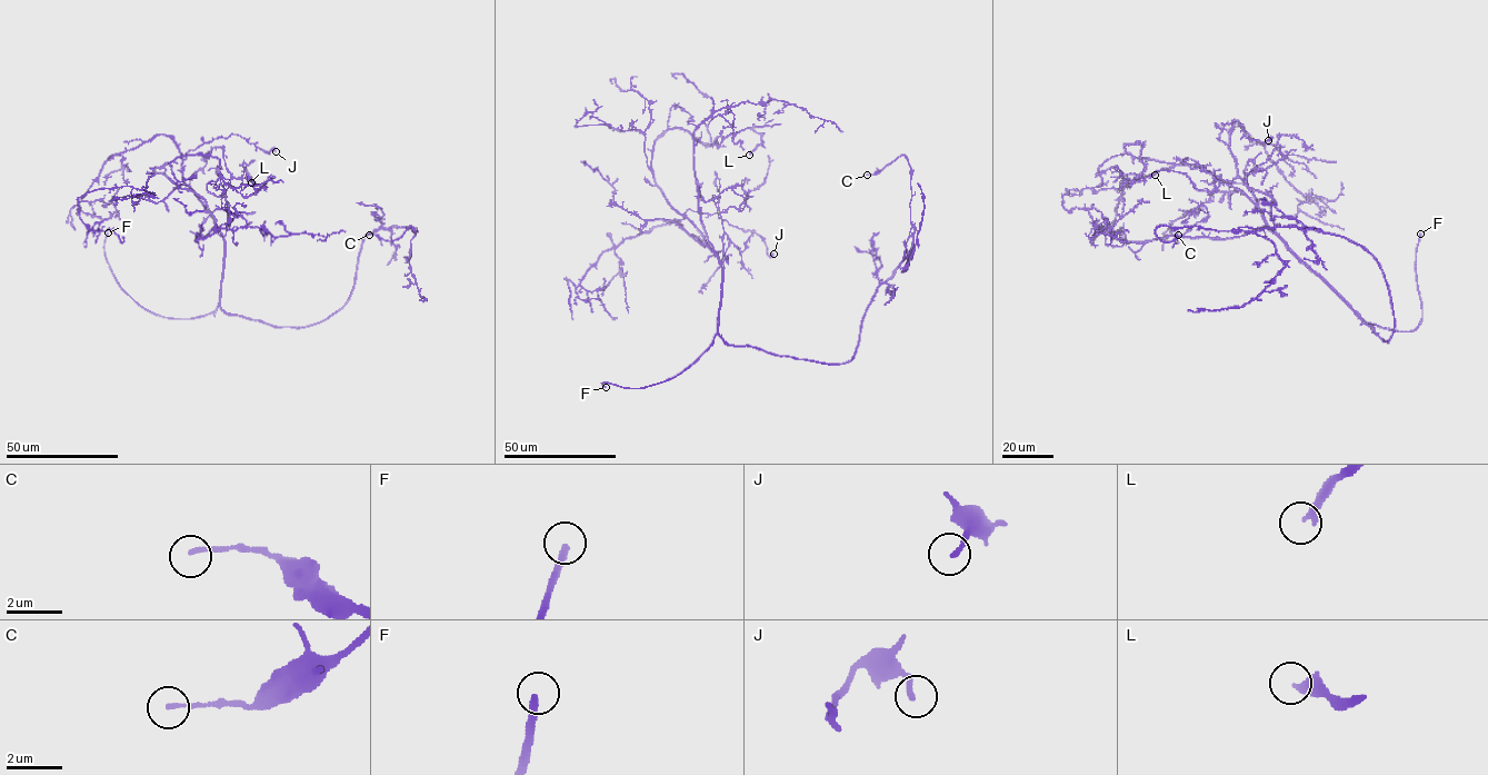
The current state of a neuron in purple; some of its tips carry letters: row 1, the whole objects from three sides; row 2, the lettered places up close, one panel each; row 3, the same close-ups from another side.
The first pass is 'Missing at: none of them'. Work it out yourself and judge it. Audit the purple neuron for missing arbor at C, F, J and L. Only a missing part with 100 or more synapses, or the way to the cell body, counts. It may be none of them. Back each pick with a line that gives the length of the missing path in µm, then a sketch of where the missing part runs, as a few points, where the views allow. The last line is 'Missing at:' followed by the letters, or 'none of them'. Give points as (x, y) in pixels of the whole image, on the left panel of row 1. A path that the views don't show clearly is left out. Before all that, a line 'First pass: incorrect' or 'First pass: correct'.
First pass: incorrect
F: 70 µm
Missing at: F

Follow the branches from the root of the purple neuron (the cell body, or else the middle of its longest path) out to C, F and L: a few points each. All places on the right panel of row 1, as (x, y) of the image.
C: (1371, 327), (1389, 340), (1388, 284), (1378, 261), (1342, 237), (1294, 226), (1155, 230), (1166, 242), (1178, 235)
F: (1371, 327), (1356, 313), (1366, 323), (1397, 331), (1412, 331), (1420, 323), (1421, 301), (1416, 271), (1420, 234)
L: (1371, 327), (1245, 195), (1201, 167), (1134, 157), (1126, 145), (1142, 146), (1145, 169), (1125, 179), (1155, 175)

